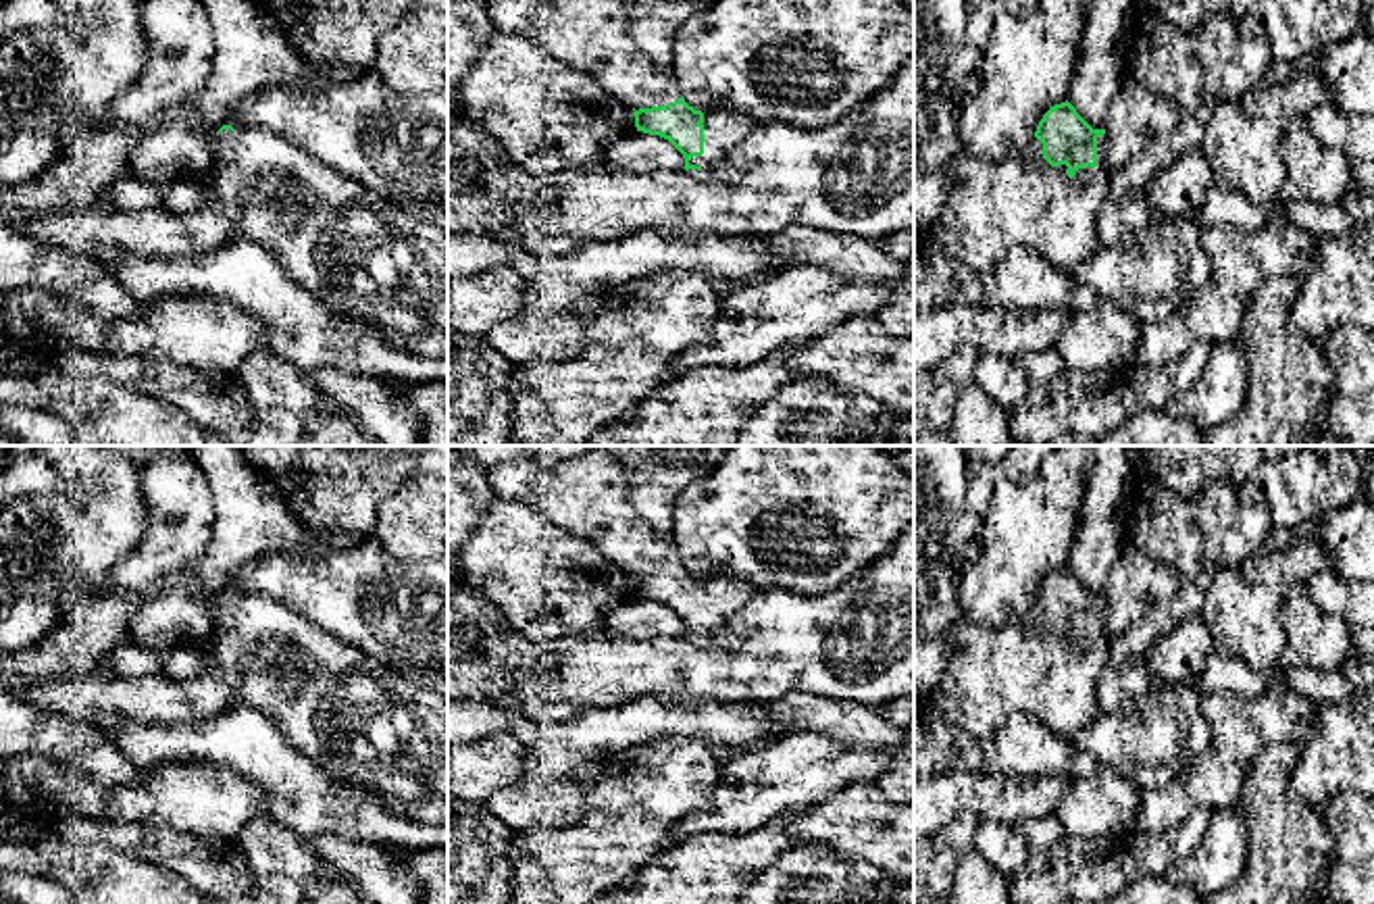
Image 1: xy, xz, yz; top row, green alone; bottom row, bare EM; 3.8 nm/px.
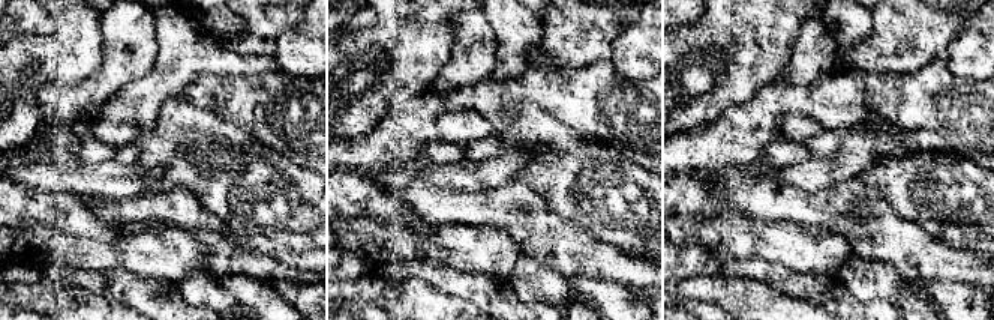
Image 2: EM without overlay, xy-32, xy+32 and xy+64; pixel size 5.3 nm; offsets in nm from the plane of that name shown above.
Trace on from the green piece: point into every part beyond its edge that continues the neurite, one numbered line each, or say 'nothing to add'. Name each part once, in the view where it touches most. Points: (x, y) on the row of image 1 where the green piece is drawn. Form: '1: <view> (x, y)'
1: yz (1021, 201)

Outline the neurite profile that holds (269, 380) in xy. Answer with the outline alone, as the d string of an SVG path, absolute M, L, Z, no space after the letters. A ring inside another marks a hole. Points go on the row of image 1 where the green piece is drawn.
M269 346L250 352L237 377L258 408L281 406L308 421L319 410L321 396L308 373Z

